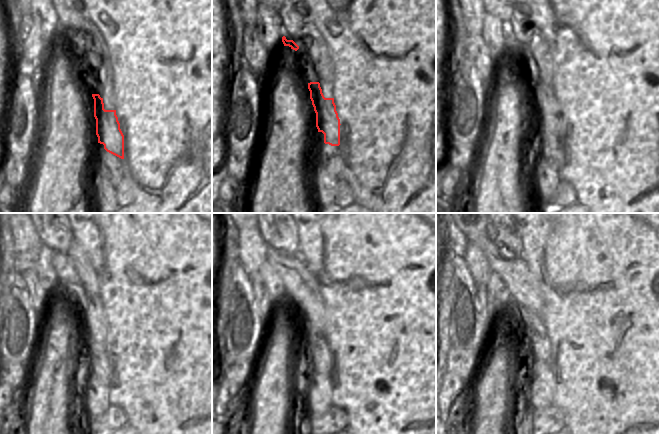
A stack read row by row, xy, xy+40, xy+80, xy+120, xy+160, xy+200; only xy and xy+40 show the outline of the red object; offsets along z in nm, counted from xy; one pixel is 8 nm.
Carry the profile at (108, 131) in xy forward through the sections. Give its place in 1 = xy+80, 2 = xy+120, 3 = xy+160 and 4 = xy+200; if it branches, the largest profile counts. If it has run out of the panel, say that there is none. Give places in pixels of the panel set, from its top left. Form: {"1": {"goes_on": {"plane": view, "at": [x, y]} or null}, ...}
{"1": {"goes_on": {"plane": "xy+80", "at": [547, 105]}}, "2": {"goes_on": {"plane": "xy+120", "at": [92, 315]}}, "3": {"goes_on": {"plane": "xy+160", "at": [291, 268]}}, "4": {"goes_on": {"plane": "xy+200", "at": [515, 273]}}}

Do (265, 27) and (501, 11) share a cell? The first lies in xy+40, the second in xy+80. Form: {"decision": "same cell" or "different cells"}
{"decision": "different cells"}

